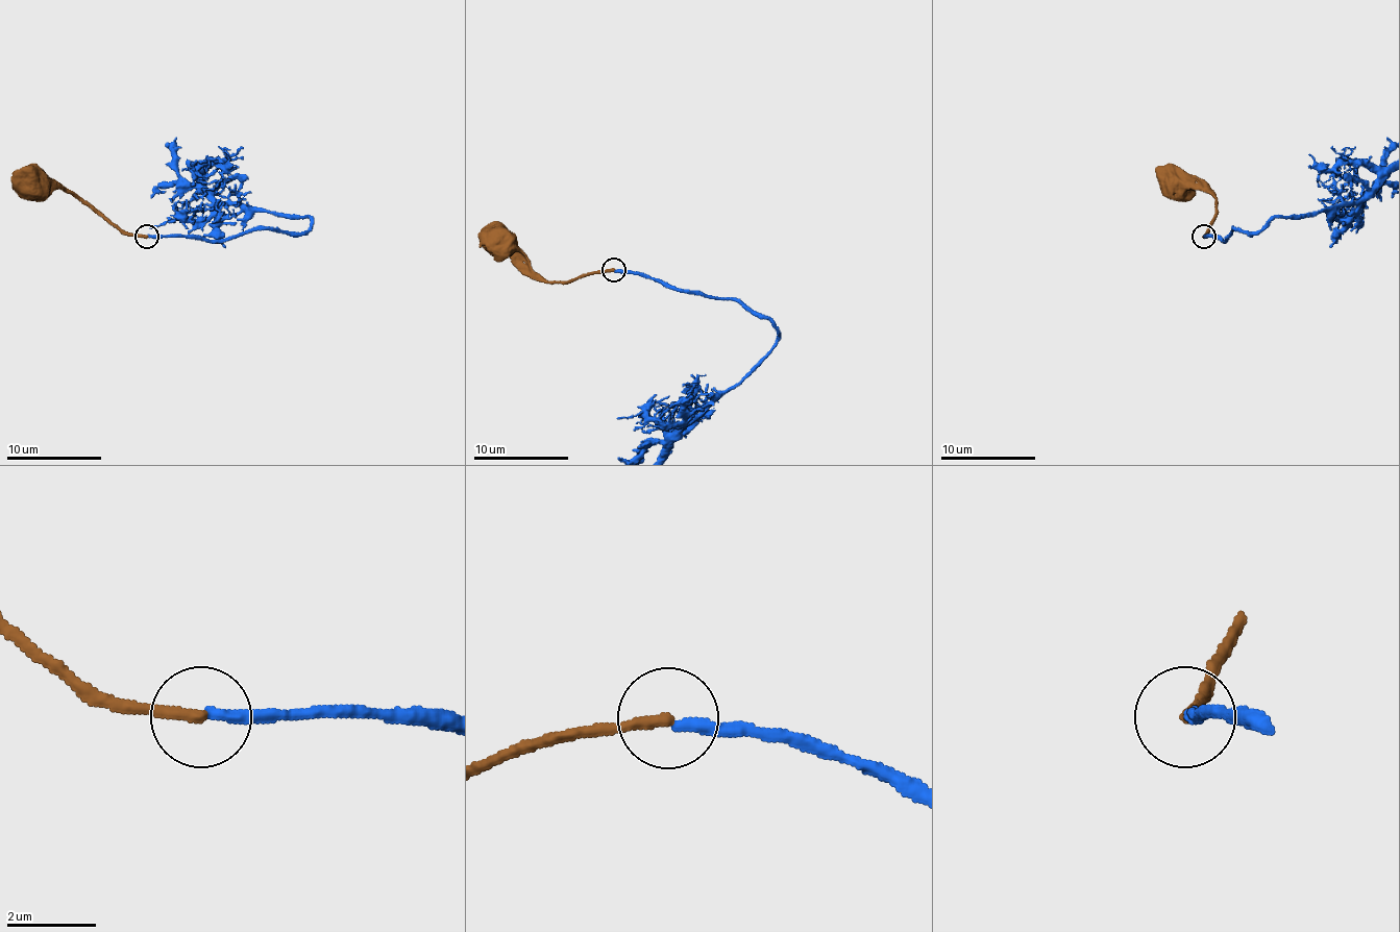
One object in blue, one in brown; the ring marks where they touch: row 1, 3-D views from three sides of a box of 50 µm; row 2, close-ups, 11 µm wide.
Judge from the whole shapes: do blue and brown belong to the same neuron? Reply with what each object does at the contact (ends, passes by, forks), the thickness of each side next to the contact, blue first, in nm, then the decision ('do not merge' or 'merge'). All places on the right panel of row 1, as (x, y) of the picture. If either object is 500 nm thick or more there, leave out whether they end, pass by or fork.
blue ends | brown ends | 280/280 nm | merge

